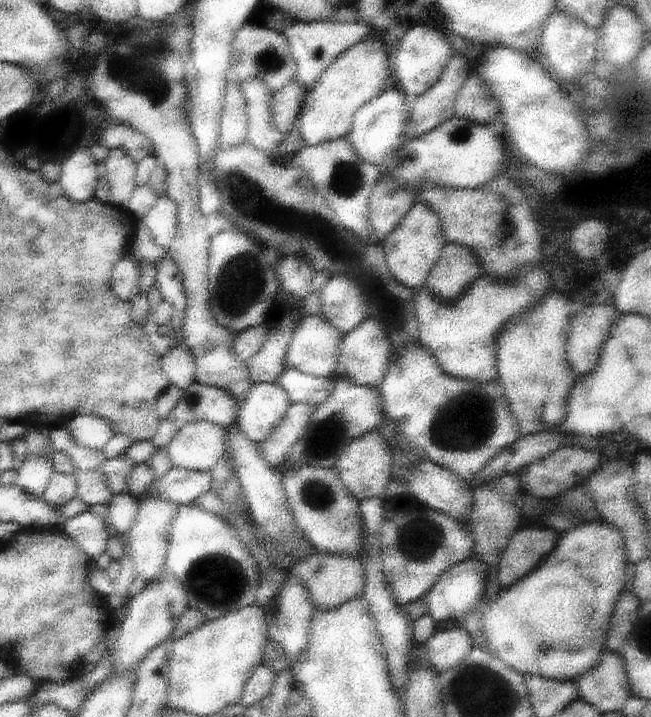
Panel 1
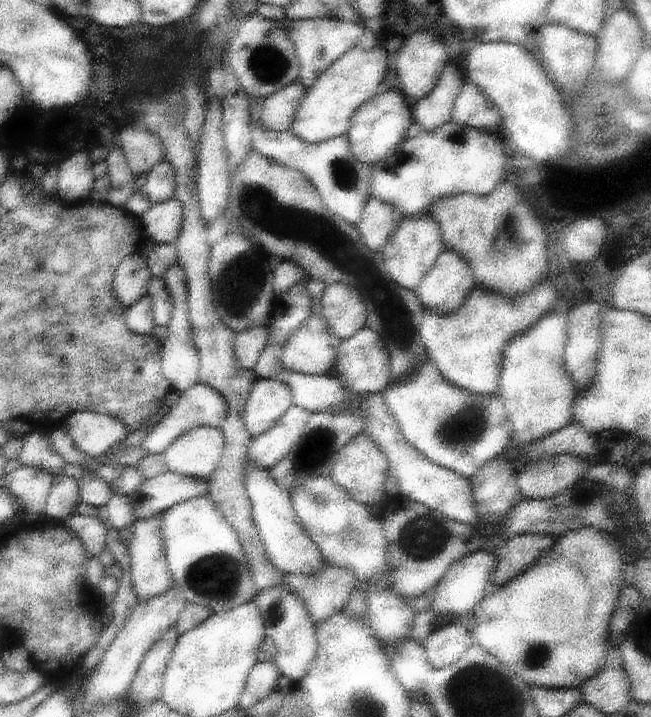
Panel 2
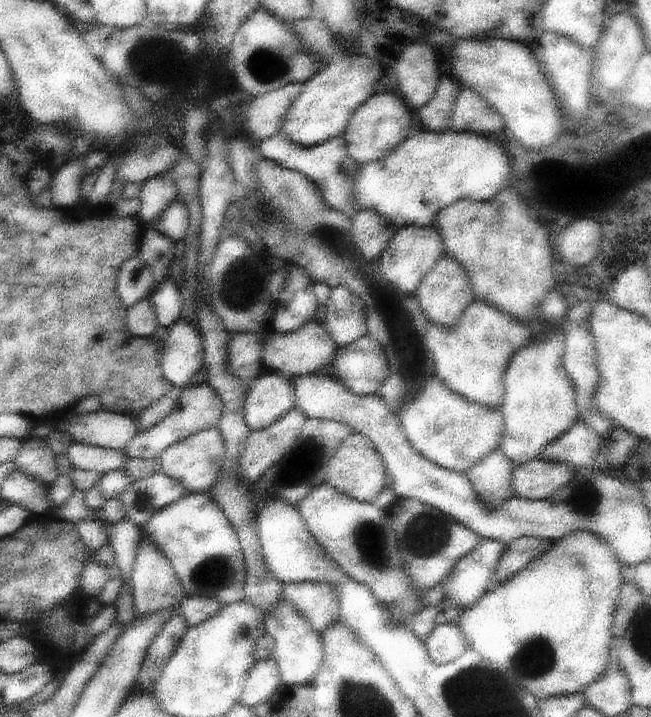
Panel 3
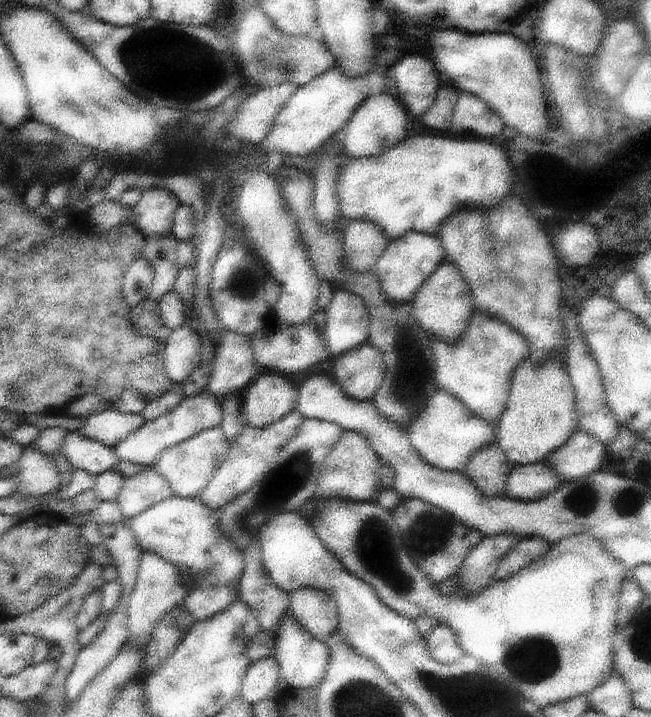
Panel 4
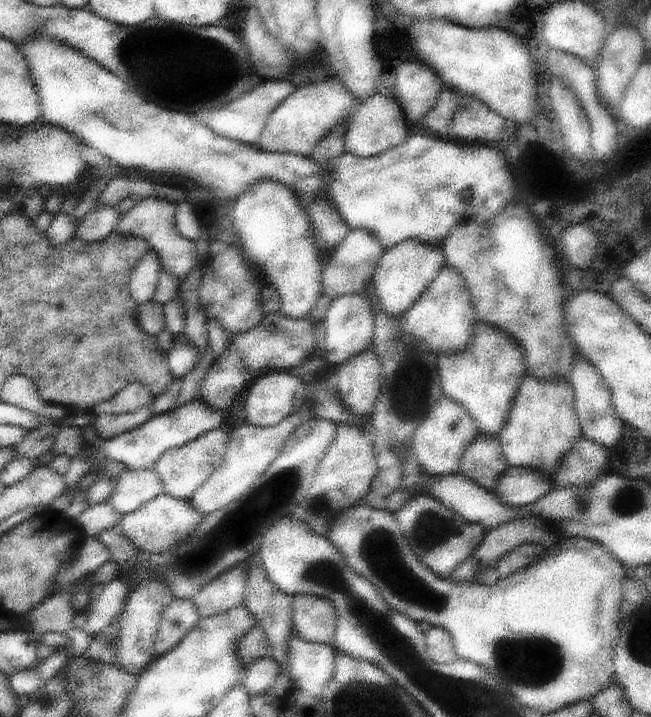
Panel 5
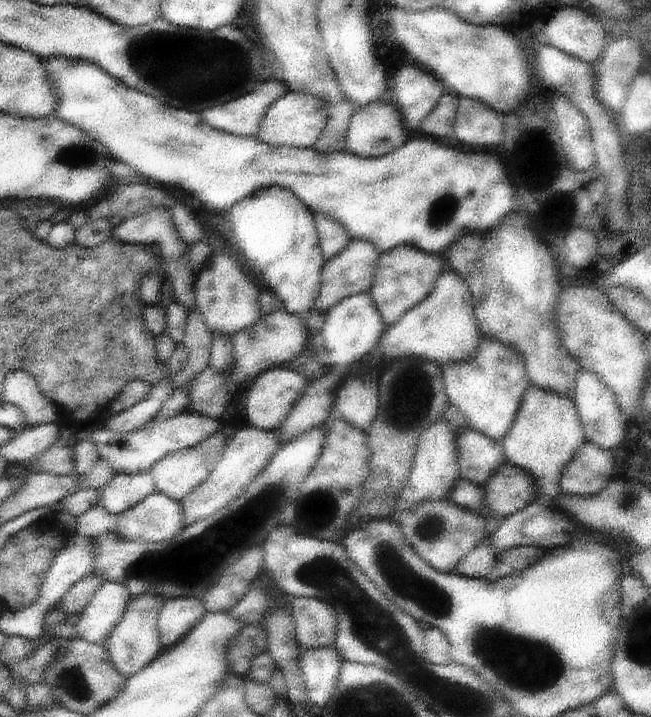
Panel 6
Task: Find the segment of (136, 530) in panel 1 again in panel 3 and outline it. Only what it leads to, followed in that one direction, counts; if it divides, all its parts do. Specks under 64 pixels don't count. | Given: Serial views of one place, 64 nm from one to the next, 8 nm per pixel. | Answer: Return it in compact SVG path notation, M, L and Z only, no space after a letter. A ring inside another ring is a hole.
M151 538L141 540L141 546L135 558L135 570L131 576L131 588L133 588L133 612L135 612L133 618L135 620L139 620L145 614L155 614L169 606L183 604L183 600L187 598L185 588L181 586L181 580L175 576L171 562Z

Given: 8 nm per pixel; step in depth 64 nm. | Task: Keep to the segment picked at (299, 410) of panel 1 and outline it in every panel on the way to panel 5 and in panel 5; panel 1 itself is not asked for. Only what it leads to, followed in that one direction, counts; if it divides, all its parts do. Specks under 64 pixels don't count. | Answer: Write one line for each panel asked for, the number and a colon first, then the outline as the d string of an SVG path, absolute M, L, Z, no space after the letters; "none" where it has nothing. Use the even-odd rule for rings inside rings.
2: M293 406L291 412L287 412L287 416L283 416L283 420L279 420L271 432L251 440L249 462L265 470L275 468L303 440L311 416L313 414L305 408Z
3: M293 408L271 428L249 432L245 452L239 460L239 476L247 486L255 486L269 468L279 464L279 460L299 442L307 420L309 418L299 408Z
4: M297 408L295 412L291 412L289 416L285 416L283 420L275 422L269 428L251 428L247 424L245 430L231 442L227 460L215 472L215 478L211 480L211 484L199 494L199 500L203 500L213 510L221 512L221 506L225 506L227 502L235 500L237 496L243 496L247 490L257 486L257 482L265 476L267 468L271 468L279 460L279 456L287 448L287 444L299 434L303 422L305 422L305 414Z
5: M305 412L291 414L283 424L277 424L273 428L259 428L251 424L239 426L239 430L233 430L231 434L231 448L227 448L227 456L221 462L221 466L215 470L215 474L207 480L207 484L193 496L191 504L199 508L205 516L213 512L221 512L229 508L235 500L245 498L251 488L257 484L257 480L273 466L273 462L281 456L285 450L285 444L293 438L295 430L305 422Z

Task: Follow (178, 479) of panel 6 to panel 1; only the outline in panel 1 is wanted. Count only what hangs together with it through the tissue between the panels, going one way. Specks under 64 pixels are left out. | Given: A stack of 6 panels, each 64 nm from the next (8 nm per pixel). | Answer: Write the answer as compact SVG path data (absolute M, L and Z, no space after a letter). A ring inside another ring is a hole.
M195 420L171 440L167 454L175 468L213 472L227 456L227 430L207 420Z

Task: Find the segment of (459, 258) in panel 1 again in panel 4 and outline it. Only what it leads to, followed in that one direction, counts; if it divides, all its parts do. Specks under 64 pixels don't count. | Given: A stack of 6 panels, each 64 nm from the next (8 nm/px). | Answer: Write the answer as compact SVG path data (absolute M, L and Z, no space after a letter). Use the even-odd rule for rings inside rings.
M443 262L441 268L423 284L419 296L413 300L413 318L419 322L419 328L429 332L433 338L441 338L447 342L461 340L467 332L467 322L471 320L471 312L475 310L473 294L469 288L469 280L457 264Z

